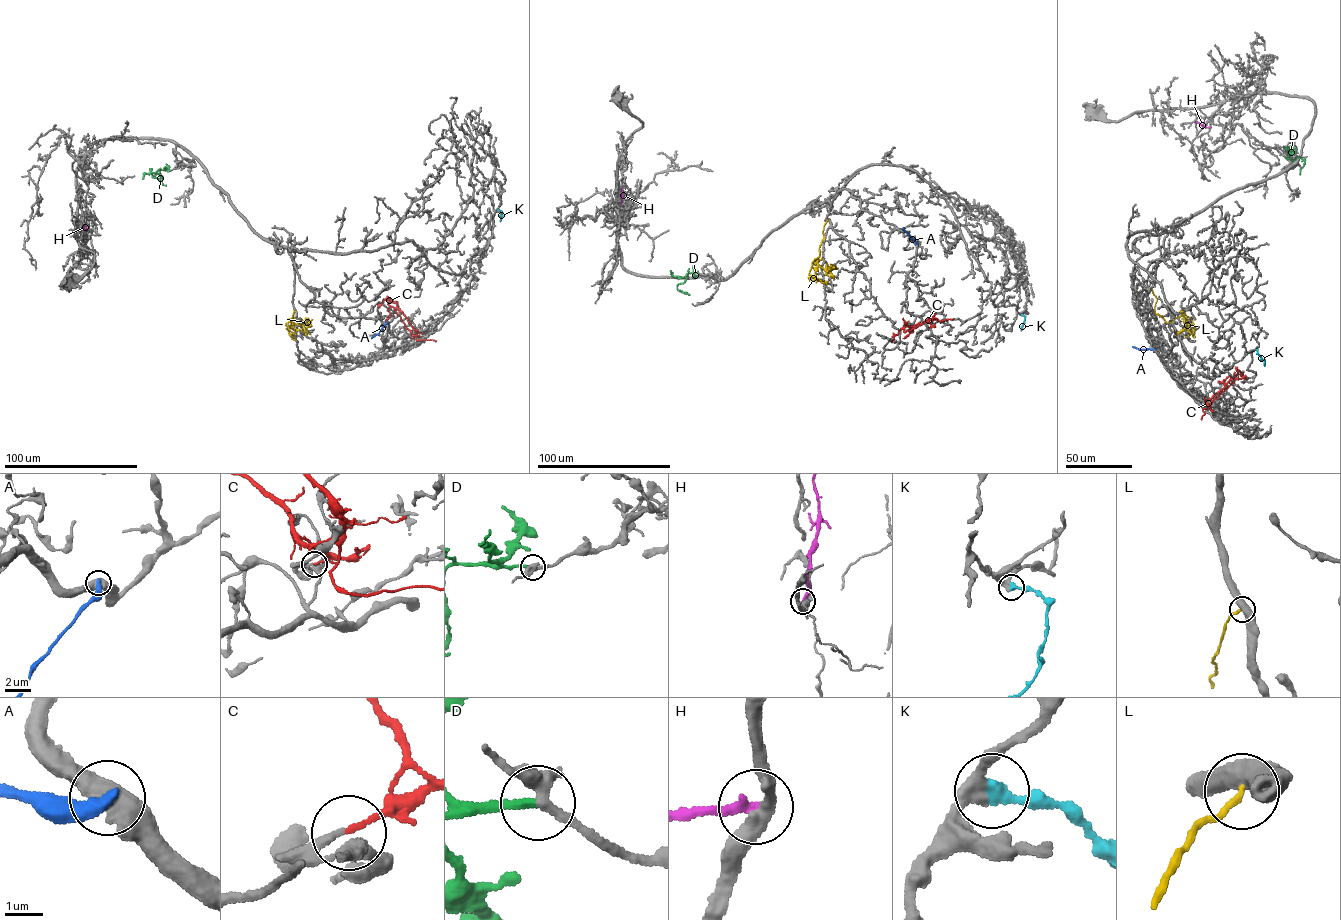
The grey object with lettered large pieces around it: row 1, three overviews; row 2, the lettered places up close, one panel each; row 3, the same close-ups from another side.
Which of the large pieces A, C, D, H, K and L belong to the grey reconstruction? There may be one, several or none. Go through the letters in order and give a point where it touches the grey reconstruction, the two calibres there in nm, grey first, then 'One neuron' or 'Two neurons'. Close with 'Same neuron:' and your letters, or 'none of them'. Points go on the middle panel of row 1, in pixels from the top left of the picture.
A: Touches grey at (916, 244). Thickness 550 nm (grey) against 400 nm. Two neurons
C: Touches grey at (929, 328). Thickness 160 nm (grey) against 140 nm. Two neurons
D: Touches grey at (697, 272). Thickness 400 nm (grey) against 240 nm. One neuron
H: Touches grey at (621, 203). Thickness 360 nm (grey) against 260 nm. Two neurons
K: Touches grey at (1021, 315). Thickness 340 nm (grey) against 400 nm. One neuron
L: Touches grey at (828, 220). Thickness 500 nm (grey) against 170 nm. Two neurons
Same neuron: D, K

